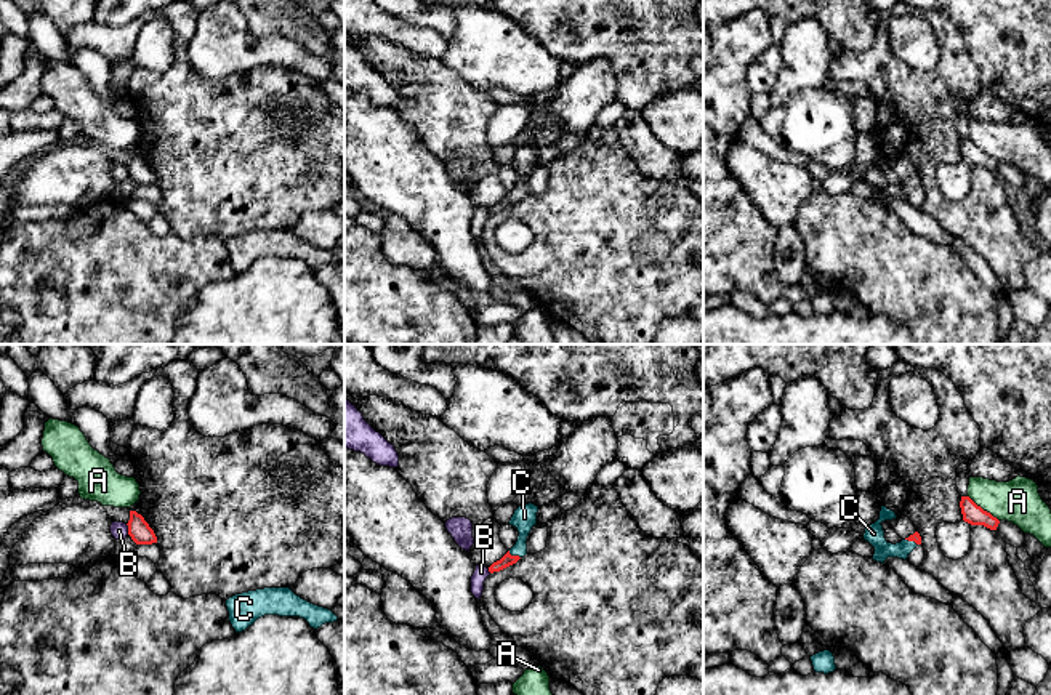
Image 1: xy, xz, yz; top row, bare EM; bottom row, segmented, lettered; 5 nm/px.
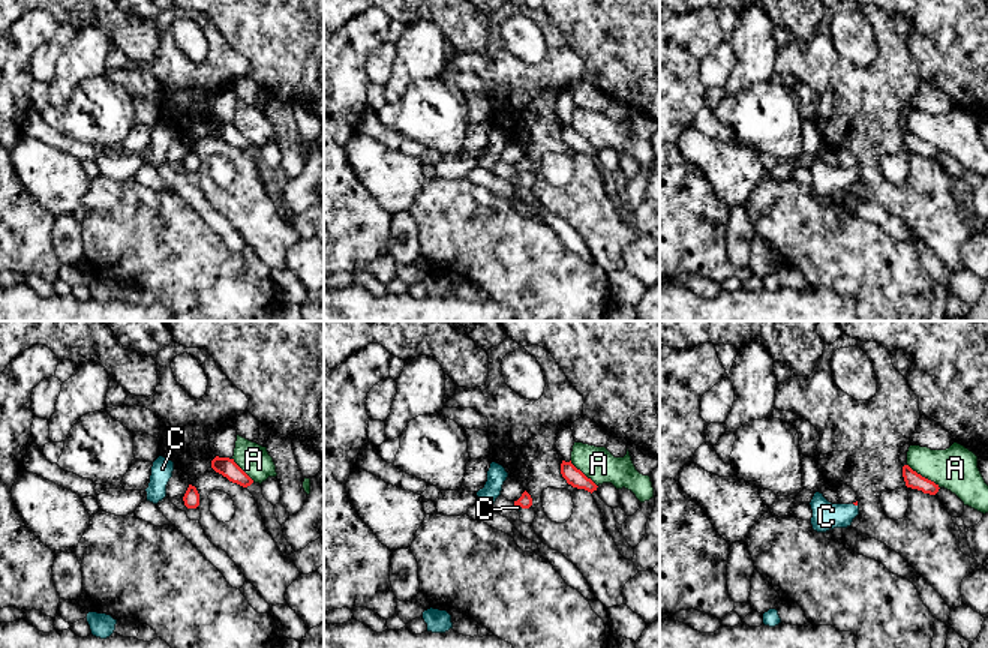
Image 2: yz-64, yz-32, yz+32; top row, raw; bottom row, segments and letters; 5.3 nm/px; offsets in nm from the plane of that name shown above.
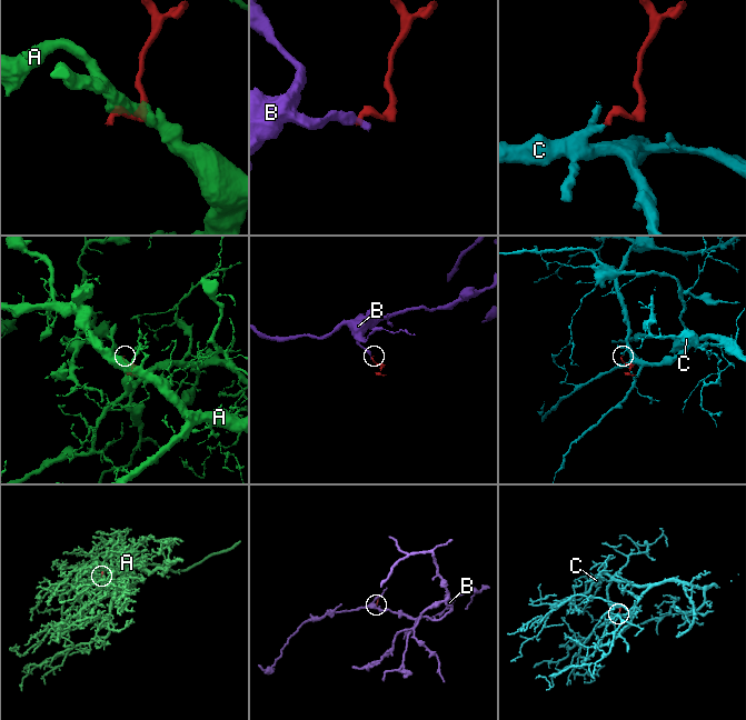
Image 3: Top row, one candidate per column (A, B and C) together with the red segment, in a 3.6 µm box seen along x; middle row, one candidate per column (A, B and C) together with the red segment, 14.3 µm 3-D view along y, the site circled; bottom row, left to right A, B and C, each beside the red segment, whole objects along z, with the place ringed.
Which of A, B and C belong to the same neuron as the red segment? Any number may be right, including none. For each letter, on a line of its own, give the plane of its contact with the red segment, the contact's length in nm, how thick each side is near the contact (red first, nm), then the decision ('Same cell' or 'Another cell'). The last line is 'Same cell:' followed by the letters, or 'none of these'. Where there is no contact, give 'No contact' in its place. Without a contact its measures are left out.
A: Touches red in yz. Shared border 200 nm. Thickness 100 nm (red) against 220 nm. Another cell
B: Touches red in xy. Shared border 60 nm. Thickness 110 nm (red) against 90 nm. Another cell
C: Touches red in xz. Shared border 70 nm. Thickness 60 nm (red) against 120 nm. Same cell
Same cell: C

